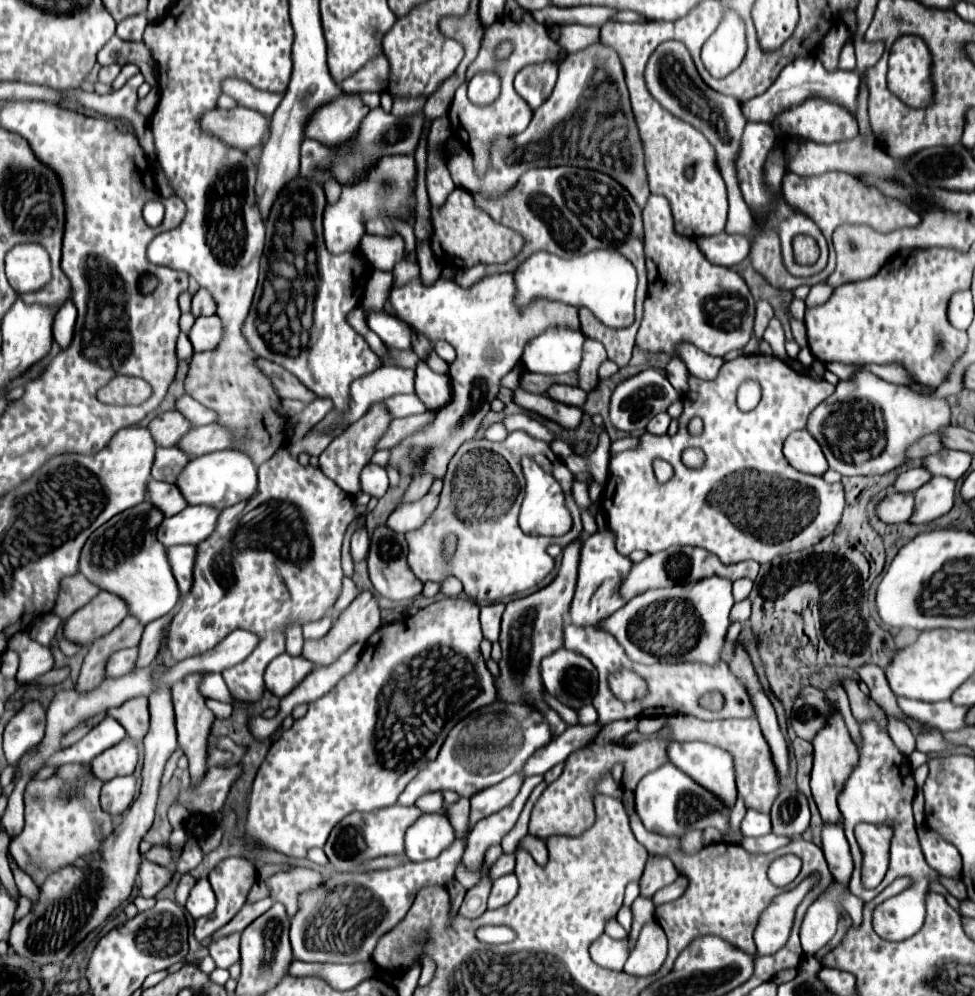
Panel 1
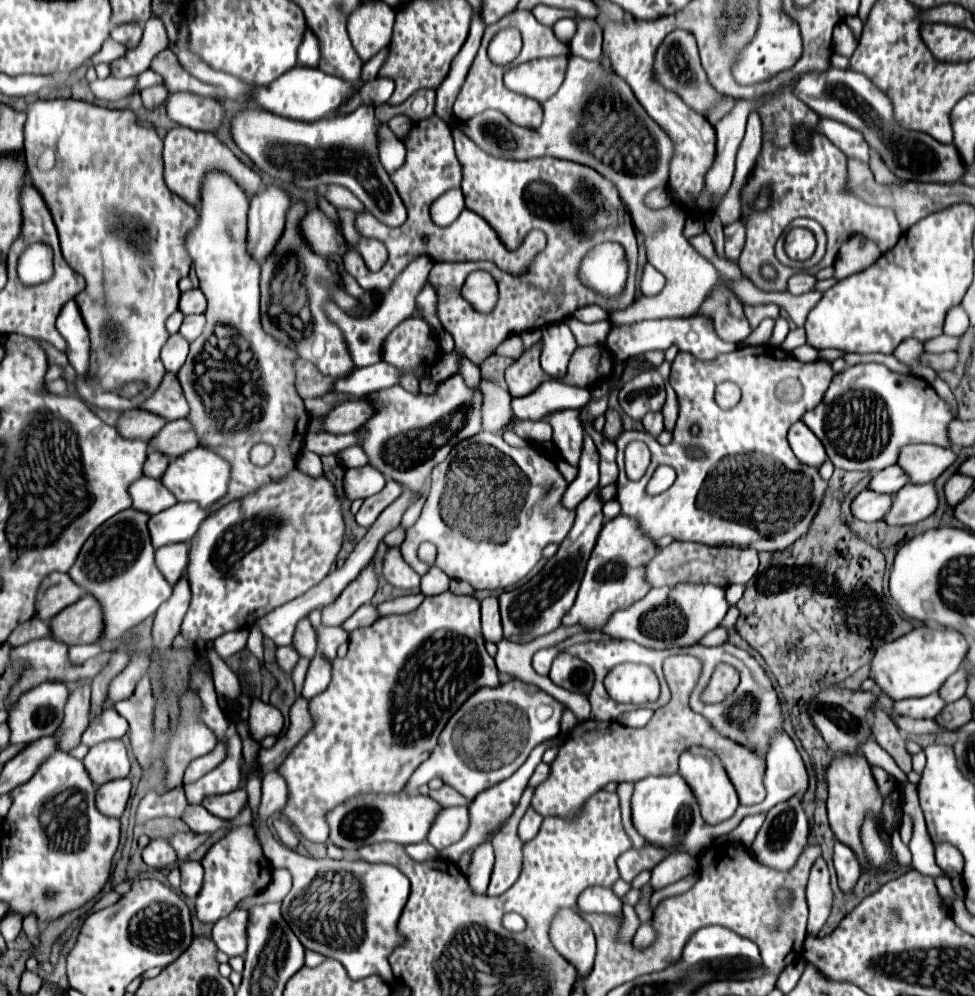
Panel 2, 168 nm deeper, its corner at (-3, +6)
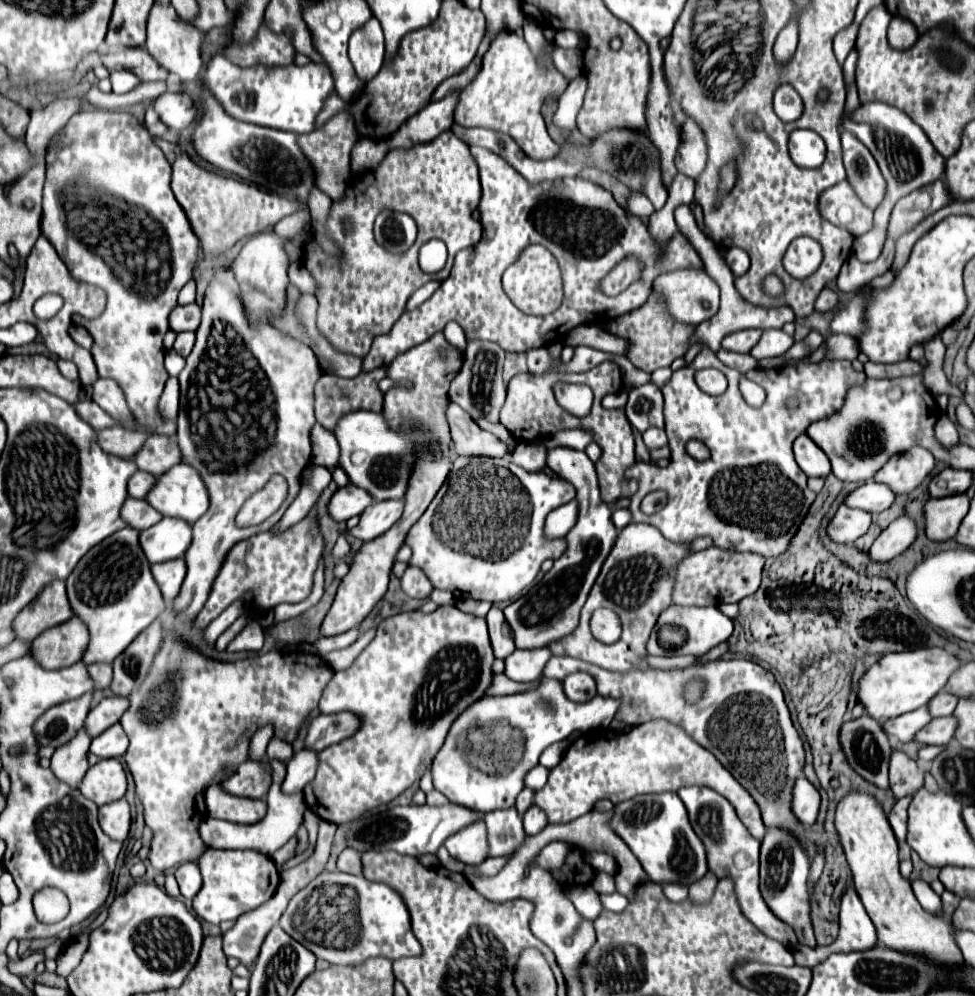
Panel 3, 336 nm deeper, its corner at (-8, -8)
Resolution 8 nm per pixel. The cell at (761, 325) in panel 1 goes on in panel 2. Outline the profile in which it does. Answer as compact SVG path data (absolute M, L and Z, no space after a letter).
M765 318L761 324L759 324L759 328L751 334L751 338L747 338L745 340L745 344L751 344L751 346L759 346L759 344L767 344L767 340L769 340L769 336L771 336L771 332L773 332L773 320L771 318Z

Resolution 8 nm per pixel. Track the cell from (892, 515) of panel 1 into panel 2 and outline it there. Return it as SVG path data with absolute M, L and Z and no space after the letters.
M863 490L855 500L853 500L853 516L863 520L863 522L877 522L887 516L893 504L893 494L879 494L871 490Z

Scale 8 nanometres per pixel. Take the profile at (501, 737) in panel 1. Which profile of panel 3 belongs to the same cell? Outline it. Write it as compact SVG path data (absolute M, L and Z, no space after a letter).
M544 676L532 690L480 698L456 718L444 746L438 750L432 762L434 788L450 802L482 814L512 808L518 792L524 788L524 774L538 764L544 748L566 740L574 730L608 728L618 708L620 700L608 696L596 696L590 702L576 704L566 698L560 680Z

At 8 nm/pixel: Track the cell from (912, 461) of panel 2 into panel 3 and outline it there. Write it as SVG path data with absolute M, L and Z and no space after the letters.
M914 446L904 454L892 456L872 476L872 480L880 484L888 484L896 494L908 494L934 472L934 466L936 460L930 454L930 450Z

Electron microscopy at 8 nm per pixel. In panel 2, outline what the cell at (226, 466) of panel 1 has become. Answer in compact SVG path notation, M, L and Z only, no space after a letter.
M201 446L175 458L169 464L165 476L161 478L161 482L175 494L179 502L197 502L203 508L211 508L215 502L225 498L229 480L231 480L231 464L217 452L201 448Z

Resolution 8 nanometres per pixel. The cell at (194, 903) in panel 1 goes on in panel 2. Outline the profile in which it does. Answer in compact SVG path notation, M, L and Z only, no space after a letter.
M187 860L181 864L181 892L195 900L195 896L199 894L201 886L203 886L203 866L199 862Z

